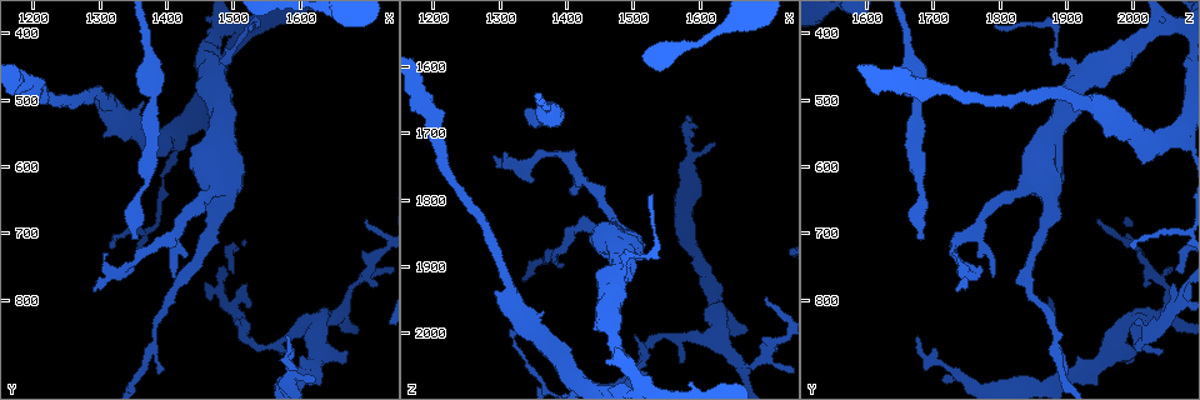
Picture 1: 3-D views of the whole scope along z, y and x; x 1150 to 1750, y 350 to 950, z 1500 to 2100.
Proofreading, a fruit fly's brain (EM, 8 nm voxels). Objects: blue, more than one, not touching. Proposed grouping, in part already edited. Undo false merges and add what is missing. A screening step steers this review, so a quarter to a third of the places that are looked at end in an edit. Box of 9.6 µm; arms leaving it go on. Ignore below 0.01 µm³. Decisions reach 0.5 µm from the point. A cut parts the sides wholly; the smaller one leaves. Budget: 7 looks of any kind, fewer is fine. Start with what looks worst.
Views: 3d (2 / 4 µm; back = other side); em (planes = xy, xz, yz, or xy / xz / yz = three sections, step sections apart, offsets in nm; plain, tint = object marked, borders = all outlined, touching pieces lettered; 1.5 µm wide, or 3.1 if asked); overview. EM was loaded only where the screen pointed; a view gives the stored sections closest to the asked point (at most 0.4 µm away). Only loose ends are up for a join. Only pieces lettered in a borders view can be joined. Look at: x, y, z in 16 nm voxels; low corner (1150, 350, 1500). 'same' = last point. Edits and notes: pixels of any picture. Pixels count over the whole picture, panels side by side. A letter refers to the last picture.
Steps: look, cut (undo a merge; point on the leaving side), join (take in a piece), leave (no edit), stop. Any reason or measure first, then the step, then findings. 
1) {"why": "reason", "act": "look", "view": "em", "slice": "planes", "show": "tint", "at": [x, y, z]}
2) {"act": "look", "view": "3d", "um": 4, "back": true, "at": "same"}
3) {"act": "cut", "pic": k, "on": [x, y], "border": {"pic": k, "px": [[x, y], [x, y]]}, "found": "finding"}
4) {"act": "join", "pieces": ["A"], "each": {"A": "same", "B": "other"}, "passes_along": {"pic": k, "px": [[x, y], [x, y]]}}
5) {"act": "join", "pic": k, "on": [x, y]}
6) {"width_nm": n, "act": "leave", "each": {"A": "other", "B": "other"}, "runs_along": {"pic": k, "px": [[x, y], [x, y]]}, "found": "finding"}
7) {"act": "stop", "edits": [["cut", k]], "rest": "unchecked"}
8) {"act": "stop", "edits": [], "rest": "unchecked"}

{"why": "end of a long branch", "act": "look", "view": "em", "slice": "xz", "step": 4, "show": "tint", "at": [1355, 710, 1675]}

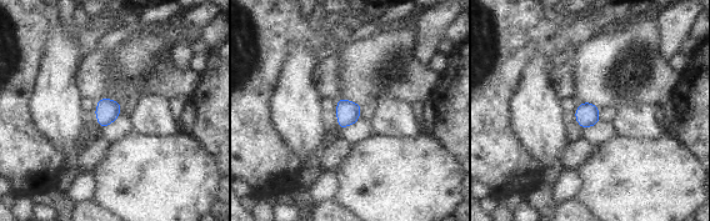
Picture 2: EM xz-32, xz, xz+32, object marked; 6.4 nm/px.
{"act": "look", "view": "em", "slice": "xz", "step": 4, "show": "borders", "at": "same"}

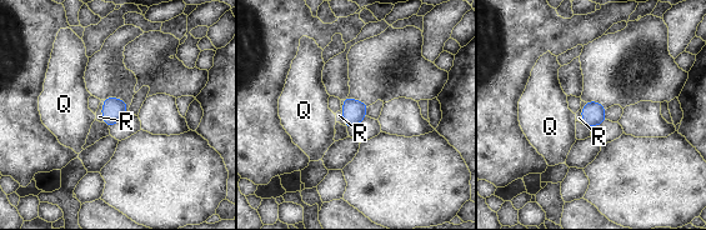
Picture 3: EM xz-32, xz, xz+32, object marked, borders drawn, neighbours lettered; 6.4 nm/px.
{"width_nm": 150, "act": "join", "pieces": ["R"], "each": {"Q": "other", "R": "same"}, "passes_along": {"pic": 3, "px": [[592, 114], [581, 114], [579, 118]]}, "found": "it goes on there"}

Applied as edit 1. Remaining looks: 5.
{"act": "look", "view": "overview"}

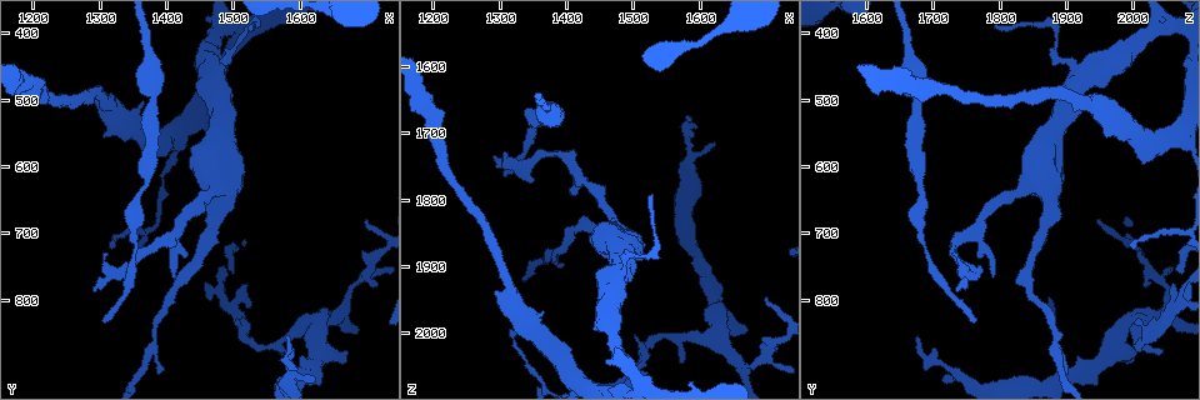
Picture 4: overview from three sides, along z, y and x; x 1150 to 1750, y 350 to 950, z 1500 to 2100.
{"why": "tapers out", "act": "look", "view": "3d", "um": 4, "at": [1525, 390, 1790]}

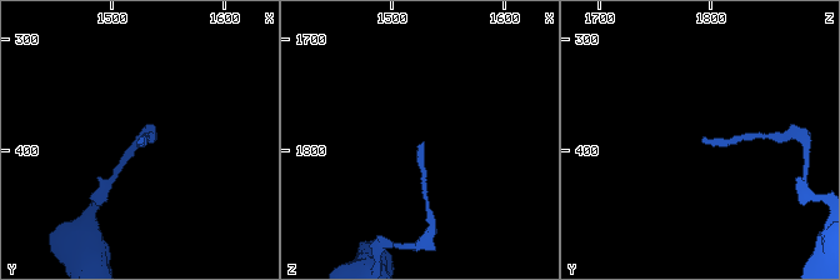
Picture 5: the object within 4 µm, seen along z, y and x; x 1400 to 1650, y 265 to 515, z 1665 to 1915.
{"act": "look", "view": "em", "slice": "planes", "show": "plain", "at": [1528, 386, 1794]}

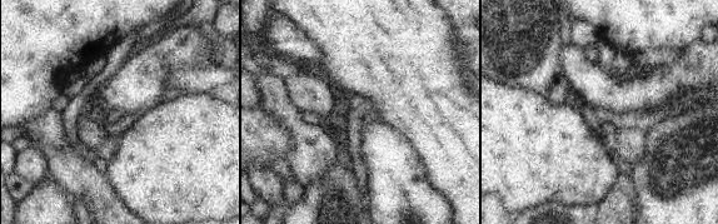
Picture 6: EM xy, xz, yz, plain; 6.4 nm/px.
{"why": "see the neighbours", "act": "look", "view": "em", "slice": "planes", "show": "borders", "at": "same"}

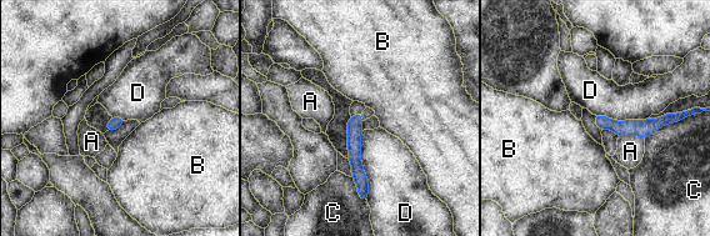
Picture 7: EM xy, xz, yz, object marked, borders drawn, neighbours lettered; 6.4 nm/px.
{"width_nm": 80, "act": "leave", "each": {"A": "other", "B": "other", "C": "other", "D": "other"}, "runs_along": {"pic": 7, "px": [[675, 118], [646, 127], [598, 120]]}, "found": "none of them fits"}

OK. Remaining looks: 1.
{"act": "stop", "edits": [["join", 3]], "rest": "unchecked"}

